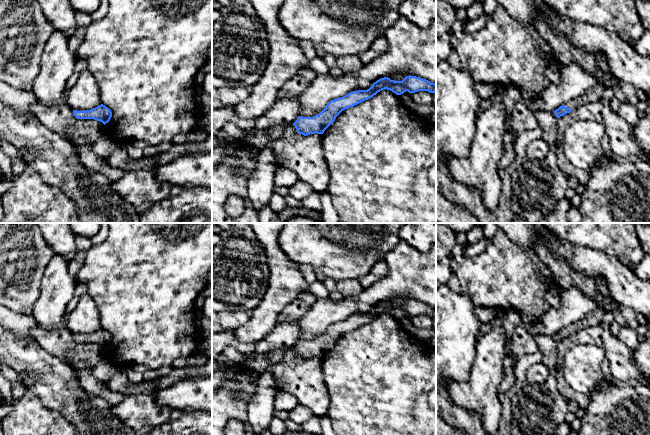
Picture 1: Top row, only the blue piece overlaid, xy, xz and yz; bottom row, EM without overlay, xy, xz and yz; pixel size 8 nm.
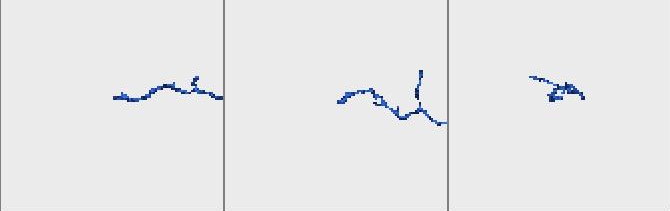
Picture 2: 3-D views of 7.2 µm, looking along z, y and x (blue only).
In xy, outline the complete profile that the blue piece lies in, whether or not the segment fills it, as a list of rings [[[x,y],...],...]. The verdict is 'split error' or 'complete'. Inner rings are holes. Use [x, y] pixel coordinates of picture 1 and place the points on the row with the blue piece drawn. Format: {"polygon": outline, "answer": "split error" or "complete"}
{"polygon": [[[101,104],[91,110],[77,111],[73,110],[74,116],[78,119],[94,119],[102,122],[104,125],[108,123],[112,117],[111,110]]], "answer": "complete"}

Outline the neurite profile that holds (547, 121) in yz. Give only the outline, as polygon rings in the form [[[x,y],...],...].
[[[538,111],[536,120],[541,129],[541,138],[549,145],[550,148],[556,147],[558,137],[558,118],[554,111]]]

